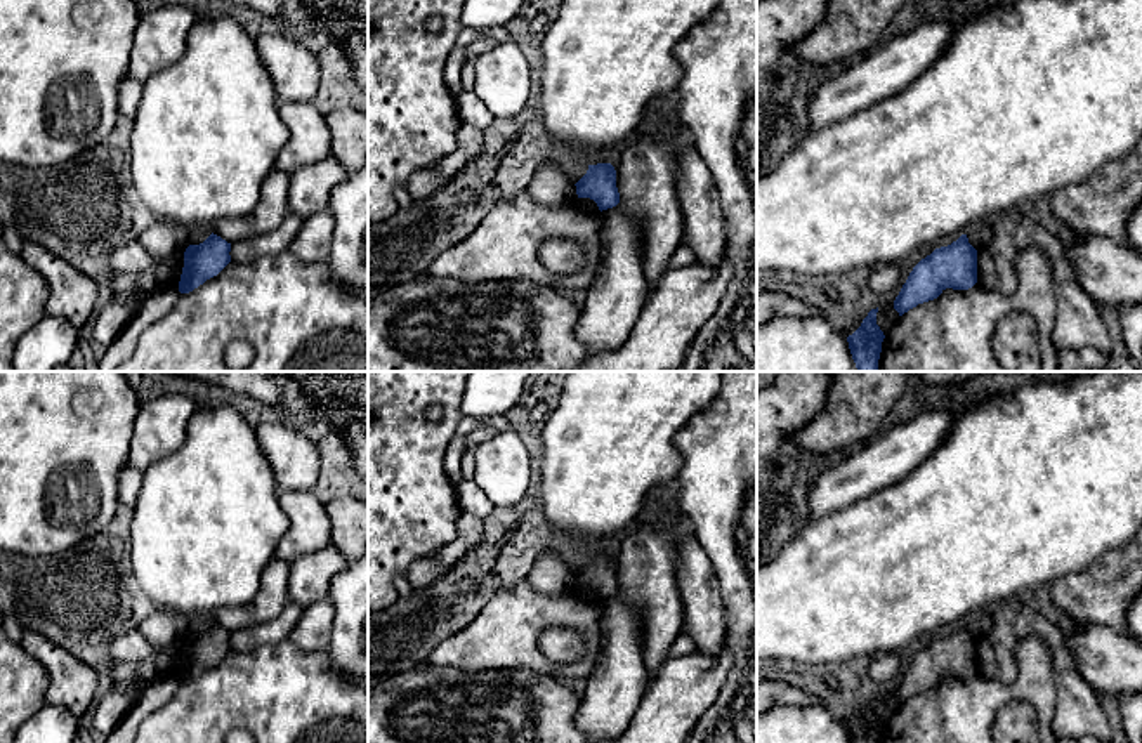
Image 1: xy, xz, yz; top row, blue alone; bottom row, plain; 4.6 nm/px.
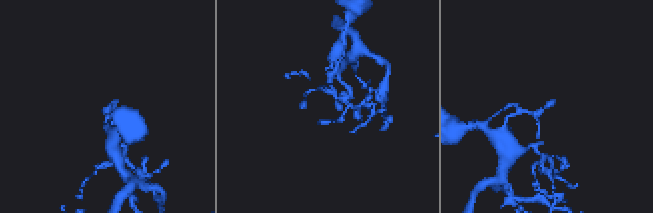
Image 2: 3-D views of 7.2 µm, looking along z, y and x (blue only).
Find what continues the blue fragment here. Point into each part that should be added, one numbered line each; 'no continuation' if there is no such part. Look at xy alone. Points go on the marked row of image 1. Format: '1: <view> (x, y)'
no continuation

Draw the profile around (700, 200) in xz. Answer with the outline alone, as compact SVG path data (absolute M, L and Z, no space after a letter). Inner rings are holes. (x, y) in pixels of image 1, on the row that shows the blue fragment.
M658 95L647 102L633 137L651 135L677 146L675 179L686 222L682 243L694 252L696 262L715 266L725 248L720 193L706 161L680 139L677 127L679 115L670 95Z

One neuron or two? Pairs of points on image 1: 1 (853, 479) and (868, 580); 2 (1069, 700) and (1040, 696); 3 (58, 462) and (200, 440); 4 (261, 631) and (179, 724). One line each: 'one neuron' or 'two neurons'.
1: one neuron
2: two neurons
3: two neurons
4: two neurons

